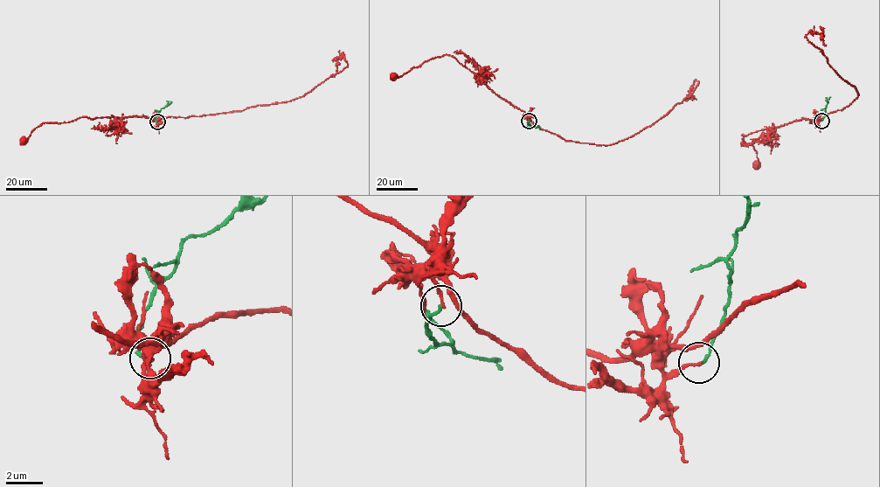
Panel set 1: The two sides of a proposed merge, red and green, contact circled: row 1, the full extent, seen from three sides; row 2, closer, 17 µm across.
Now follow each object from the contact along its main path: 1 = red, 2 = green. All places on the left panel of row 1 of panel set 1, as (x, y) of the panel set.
1: (157, 121), (164, 117), (235, 112), (293, 100), (347, 66), (344, 56), (336, 59), (337, 72)
2: (157, 121), (161, 109), (171, 101)

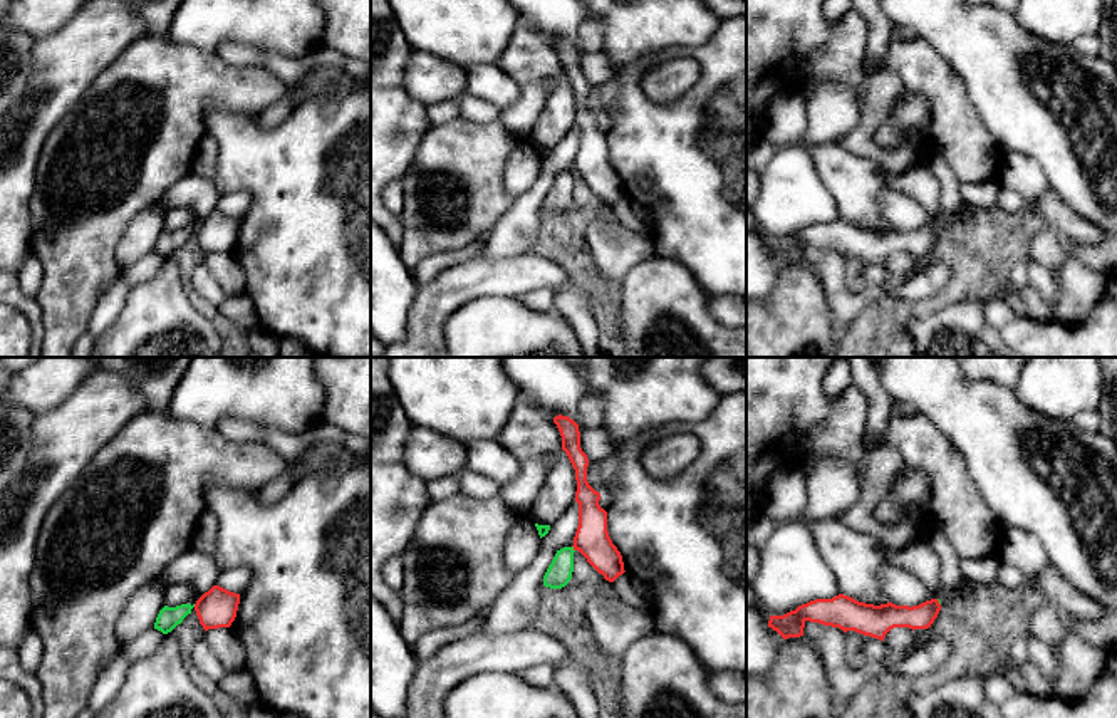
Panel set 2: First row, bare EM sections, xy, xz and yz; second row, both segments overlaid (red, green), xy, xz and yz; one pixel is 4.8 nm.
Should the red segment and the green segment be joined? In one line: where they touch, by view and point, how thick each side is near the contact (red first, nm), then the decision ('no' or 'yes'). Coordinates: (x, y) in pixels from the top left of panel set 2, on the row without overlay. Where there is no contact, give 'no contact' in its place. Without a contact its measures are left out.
meets red in xz at (574, 173); 170 nm thick on the red side, 120 nm on the other; no

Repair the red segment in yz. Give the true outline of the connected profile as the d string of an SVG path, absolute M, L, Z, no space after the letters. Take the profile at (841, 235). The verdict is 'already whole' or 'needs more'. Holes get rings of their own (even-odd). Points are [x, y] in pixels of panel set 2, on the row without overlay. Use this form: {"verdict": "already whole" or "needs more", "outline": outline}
{"verdict": "already whole", "outline": "M839 218L832 223L810 225L783 240L770 240L768 252L783 263L800 262L805 247L810 245L884 265L886 258L894 252L909 252L912 255L931 252L939 235L938 223L912 232L892 226L874 230Z"}

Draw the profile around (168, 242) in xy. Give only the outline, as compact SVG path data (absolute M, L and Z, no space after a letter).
M181 228L176 232L164 230L156 242L154 253L161 255L163 258L171 257L188 238L191 238L193 232L195 228Z

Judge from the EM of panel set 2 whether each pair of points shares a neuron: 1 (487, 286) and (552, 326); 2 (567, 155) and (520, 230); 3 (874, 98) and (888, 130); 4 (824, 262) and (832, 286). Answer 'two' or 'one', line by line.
1: two
2: one
3: two
4: one

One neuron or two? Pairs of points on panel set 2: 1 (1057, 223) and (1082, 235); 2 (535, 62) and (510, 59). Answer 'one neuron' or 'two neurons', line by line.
1: one neuron
2: one neuron

